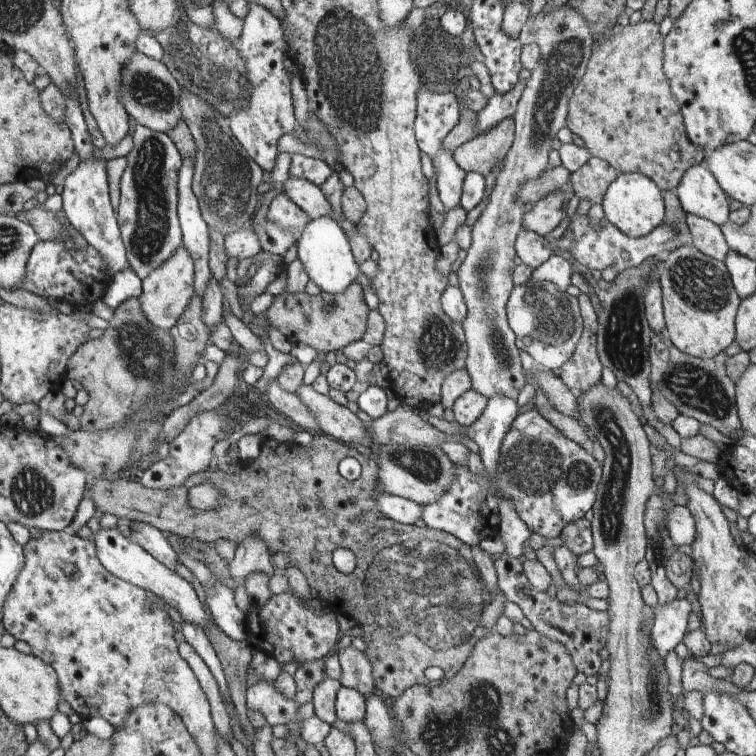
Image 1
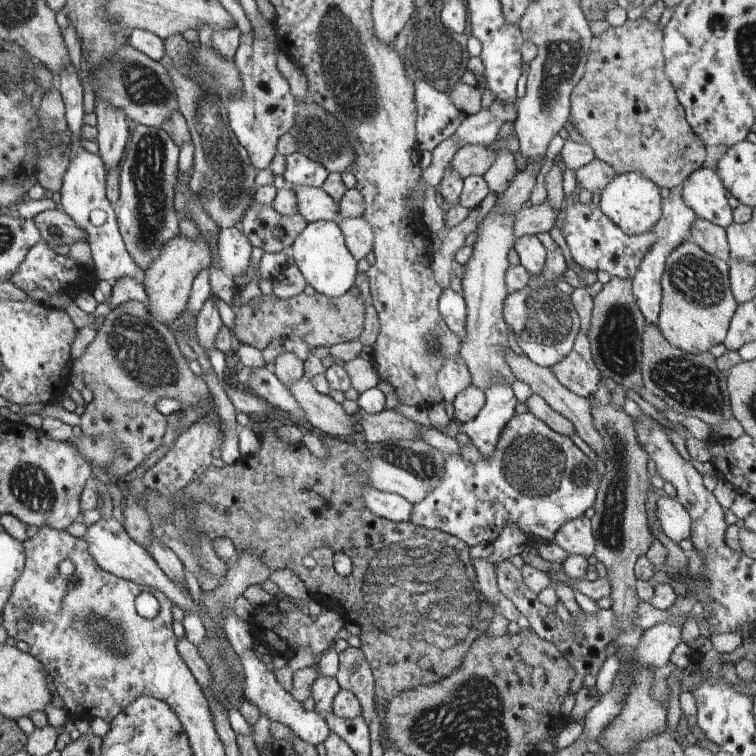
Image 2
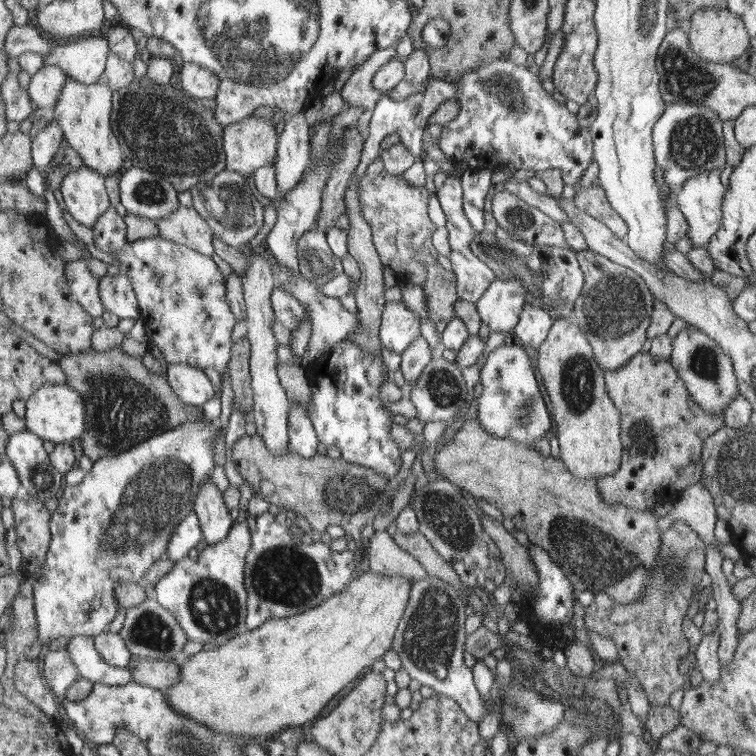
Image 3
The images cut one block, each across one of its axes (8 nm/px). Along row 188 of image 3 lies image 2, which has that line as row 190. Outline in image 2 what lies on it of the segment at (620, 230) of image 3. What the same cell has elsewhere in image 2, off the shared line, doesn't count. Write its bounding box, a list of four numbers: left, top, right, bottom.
[575,159,618,194]

